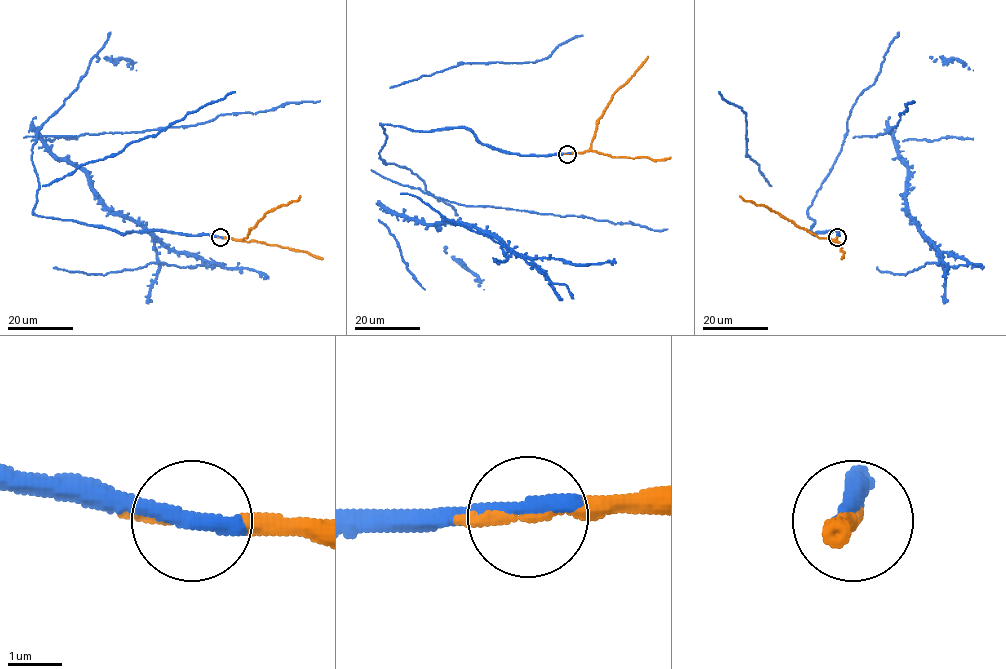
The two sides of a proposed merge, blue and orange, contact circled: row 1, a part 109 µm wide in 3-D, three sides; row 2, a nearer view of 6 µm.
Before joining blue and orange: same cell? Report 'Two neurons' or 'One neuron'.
One neuron

